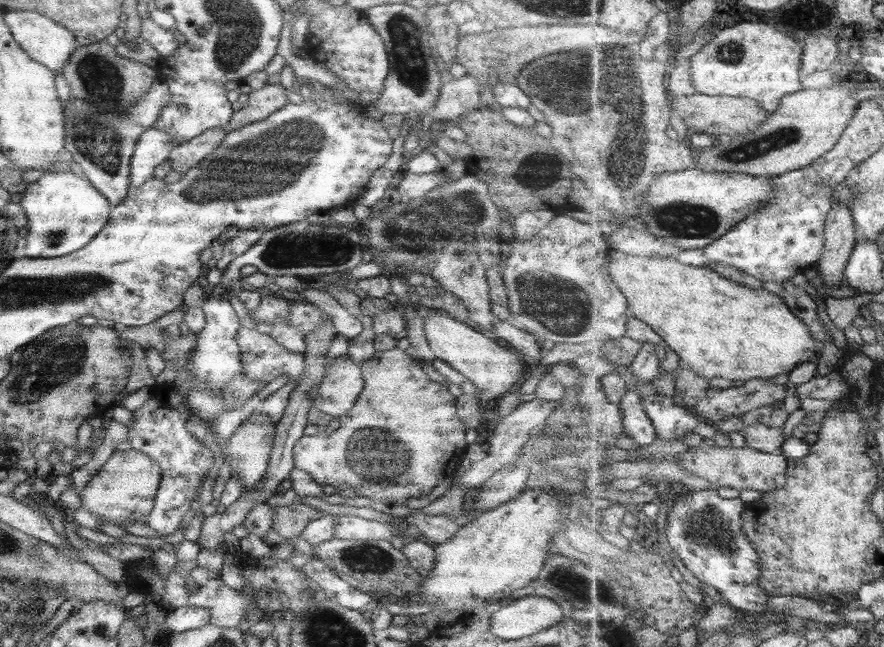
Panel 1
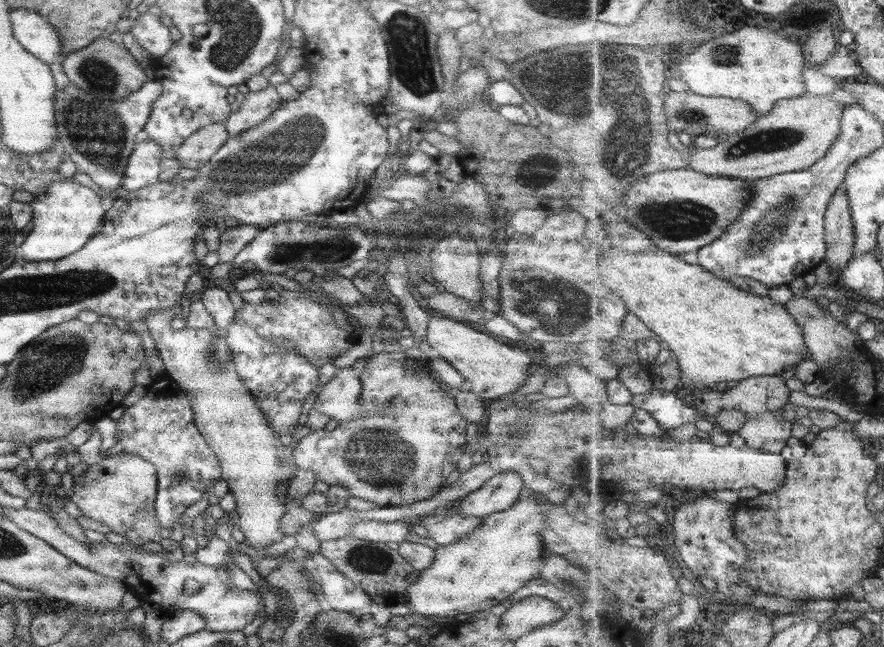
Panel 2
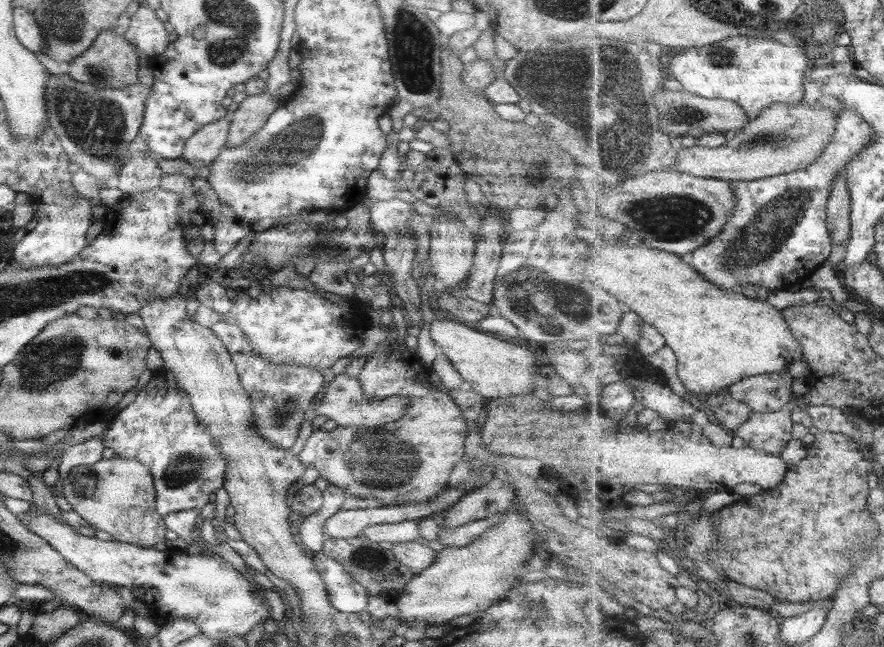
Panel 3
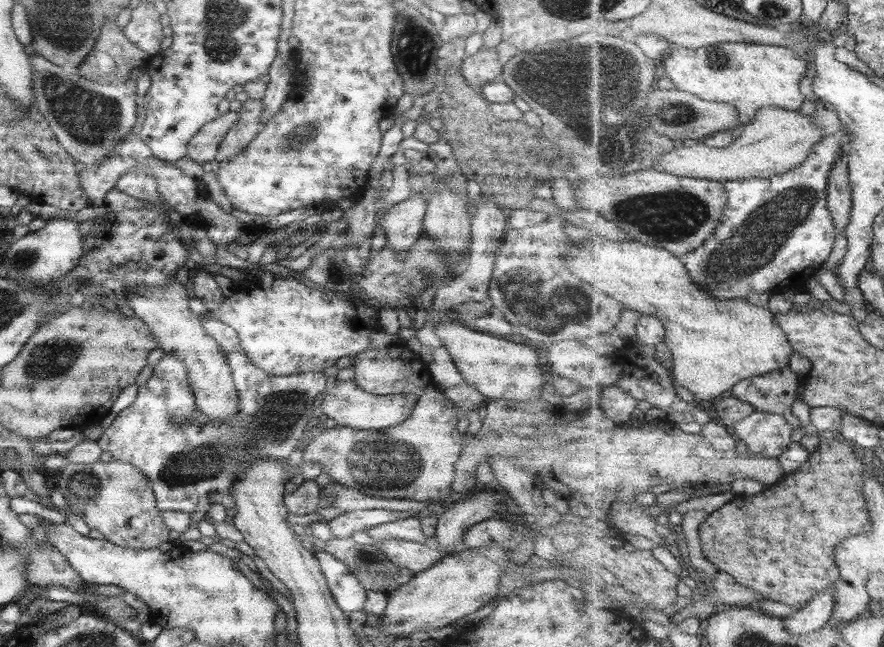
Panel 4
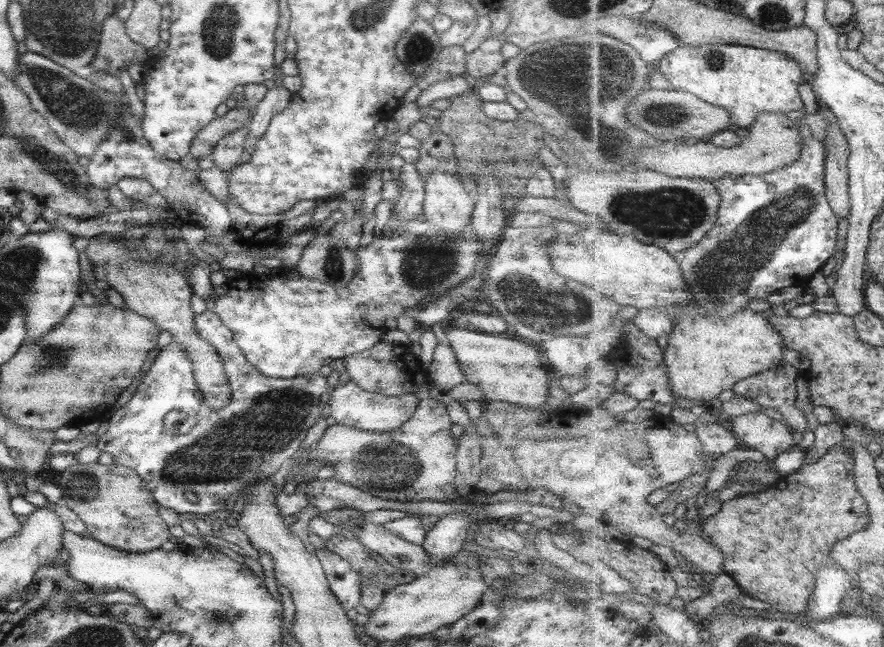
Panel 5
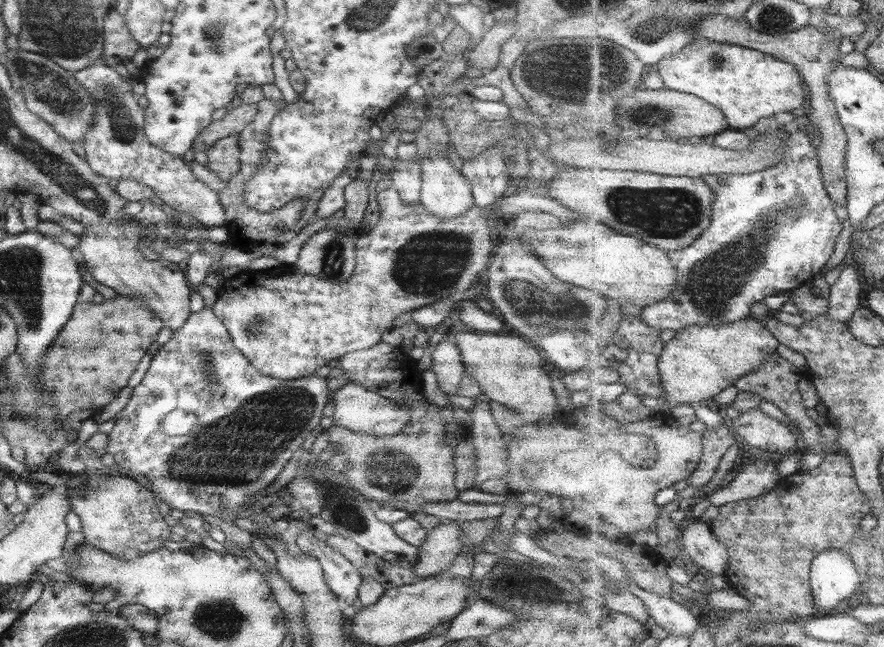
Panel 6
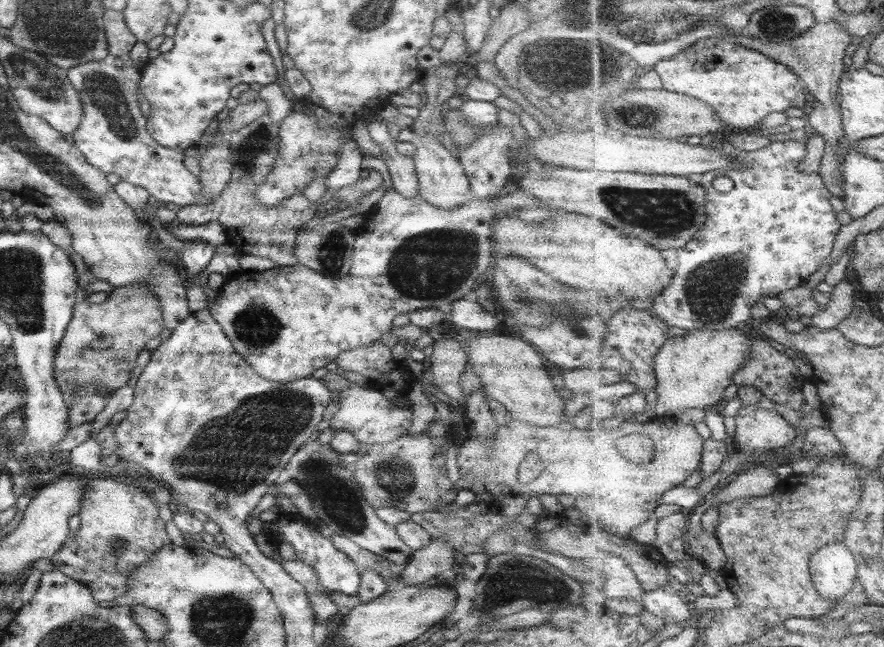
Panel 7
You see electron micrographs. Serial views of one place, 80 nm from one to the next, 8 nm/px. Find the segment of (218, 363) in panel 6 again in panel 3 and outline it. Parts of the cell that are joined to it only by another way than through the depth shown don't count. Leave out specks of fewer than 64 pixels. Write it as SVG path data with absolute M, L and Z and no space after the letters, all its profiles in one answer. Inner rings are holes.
M217 322L208 328L222 342L234 364L239 382L247 393L252 408L252 427L278 449L289 449L295 437L305 430L303 416L325 386L318 370L299 365L276 365L260 357L247 342L243 332L231 324ZM165 368L153 372L151 378L136 392L133 402L118 411L108 423L108 429L99 438L105 448L111 448L115 457L133 459L146 464L152 476L155 513L163 518L167 514L183 510L200 510L211 492L222 486L226 460L209 436L206 428L199 426L187 395L171 378L172 372Z

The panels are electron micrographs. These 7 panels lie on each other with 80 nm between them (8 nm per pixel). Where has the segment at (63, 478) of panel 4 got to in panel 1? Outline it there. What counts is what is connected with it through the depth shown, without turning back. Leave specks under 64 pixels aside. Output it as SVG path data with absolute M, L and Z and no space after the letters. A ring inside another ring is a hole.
M128 449L113 451L99 470L88 480L85 488L78 492L81 508L94 517L101 517L111 525L147 524L147 516L151 512L155 493L160 481L158 464L142 452Z

